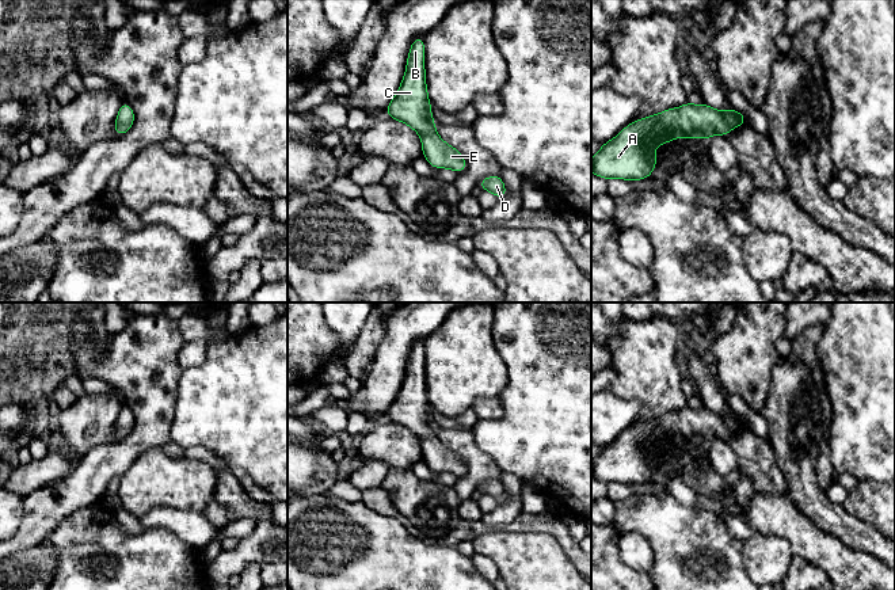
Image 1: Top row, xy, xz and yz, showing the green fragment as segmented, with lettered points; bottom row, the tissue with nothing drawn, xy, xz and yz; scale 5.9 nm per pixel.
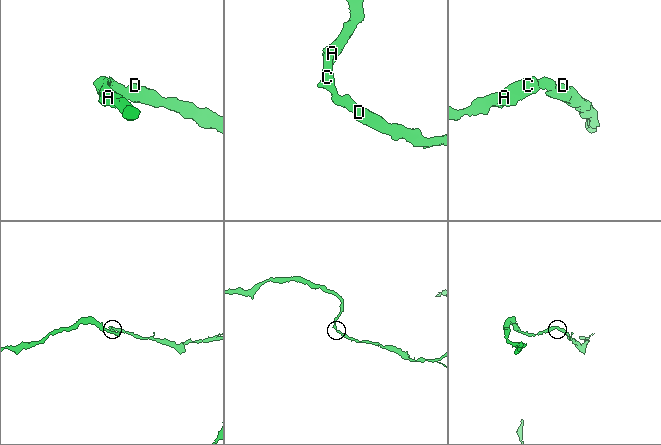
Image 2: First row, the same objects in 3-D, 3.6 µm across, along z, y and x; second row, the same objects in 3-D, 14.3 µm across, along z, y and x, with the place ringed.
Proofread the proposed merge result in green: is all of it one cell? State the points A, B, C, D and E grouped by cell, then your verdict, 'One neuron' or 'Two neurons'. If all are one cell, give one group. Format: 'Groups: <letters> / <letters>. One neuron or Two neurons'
Groups: A B C D E. One neuron

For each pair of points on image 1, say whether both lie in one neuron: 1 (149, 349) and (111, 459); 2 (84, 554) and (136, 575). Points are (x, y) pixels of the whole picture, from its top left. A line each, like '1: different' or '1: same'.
1: same
2: same

